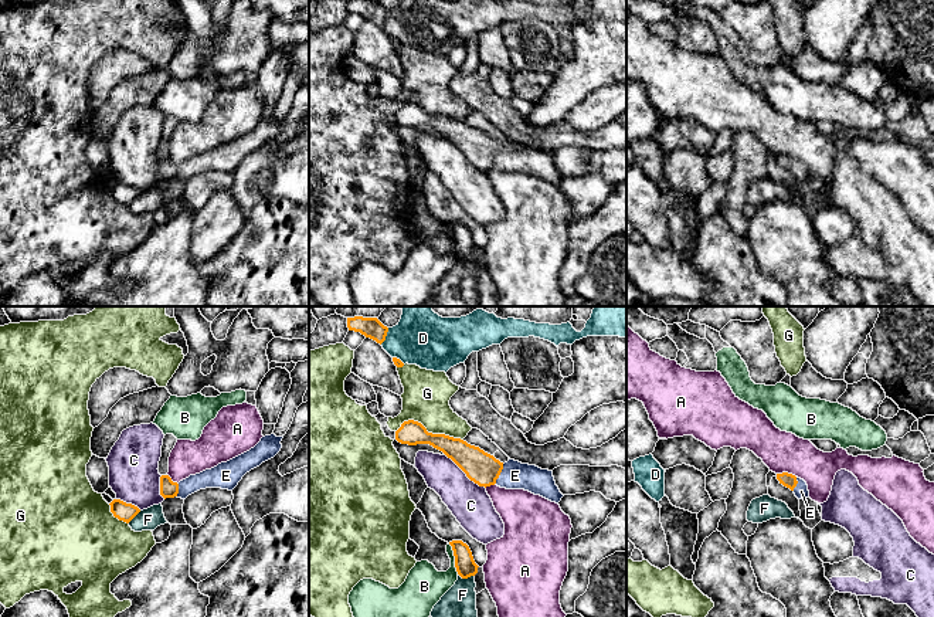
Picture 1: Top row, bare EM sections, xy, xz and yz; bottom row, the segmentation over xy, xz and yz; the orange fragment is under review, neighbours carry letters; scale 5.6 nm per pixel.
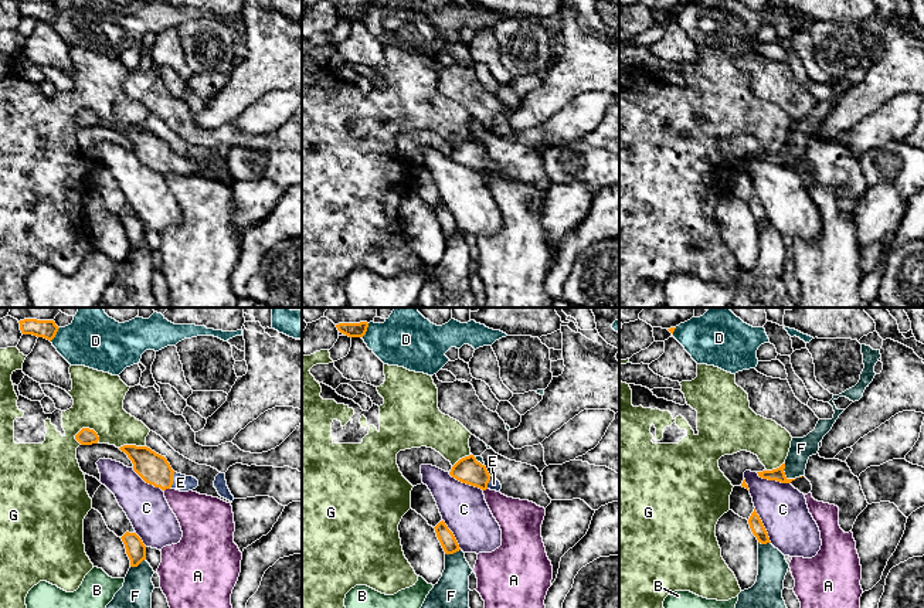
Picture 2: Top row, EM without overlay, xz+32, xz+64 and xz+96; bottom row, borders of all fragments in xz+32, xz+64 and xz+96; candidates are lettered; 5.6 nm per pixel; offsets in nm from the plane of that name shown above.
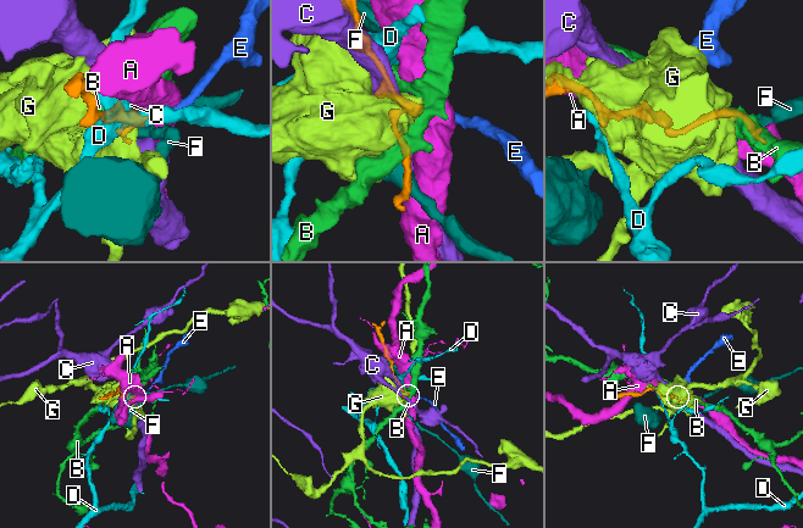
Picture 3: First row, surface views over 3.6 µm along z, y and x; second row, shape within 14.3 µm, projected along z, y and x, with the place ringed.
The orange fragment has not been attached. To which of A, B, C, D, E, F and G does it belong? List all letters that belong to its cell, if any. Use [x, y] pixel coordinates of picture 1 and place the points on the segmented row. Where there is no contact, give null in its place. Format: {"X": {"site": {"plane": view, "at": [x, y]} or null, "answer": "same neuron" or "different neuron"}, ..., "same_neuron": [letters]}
{"A": {"site": {"plane": "yz", "at": [787, 473]}, "answer": "different neuron"}, "B": {"site": {"plane": "xz", "at": [455, 559]}, "answer": "different neuron"}, "C": {"site": {"plane": "xz", "at": [465, 473]}, "answer": "different neuron"}, "D": {"site": {"plane": "xz", "at": [384, 336]}, "answer": "different neuron"}, "E": {"site": {"plane": "xz", "at": [499, 474]}, "answer": "same neuron"}, "F": {"site": {"plane": "xz", "at": [466, 577]}, "answer": "different neuron"}, "G": {"site": {"plane": "xz", "at": [430, 433]}, "answer": "different neuron"}, "same_neuron": ["E"]}

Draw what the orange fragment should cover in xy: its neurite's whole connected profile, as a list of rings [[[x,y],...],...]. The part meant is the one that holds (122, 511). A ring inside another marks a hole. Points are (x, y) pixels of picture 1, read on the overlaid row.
[[[113,499],[109,505],[113,516],[126,523],[129,523],[140,512],[137,506],[120,499]]]

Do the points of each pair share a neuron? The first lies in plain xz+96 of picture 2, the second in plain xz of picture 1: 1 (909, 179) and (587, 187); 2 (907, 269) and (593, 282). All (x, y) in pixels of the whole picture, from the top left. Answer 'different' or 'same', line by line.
1: different
2: same

